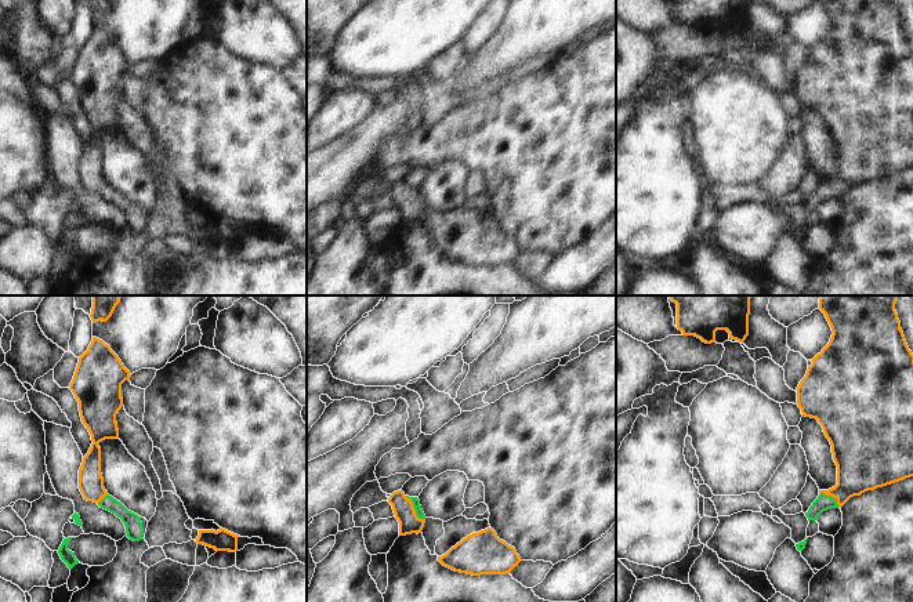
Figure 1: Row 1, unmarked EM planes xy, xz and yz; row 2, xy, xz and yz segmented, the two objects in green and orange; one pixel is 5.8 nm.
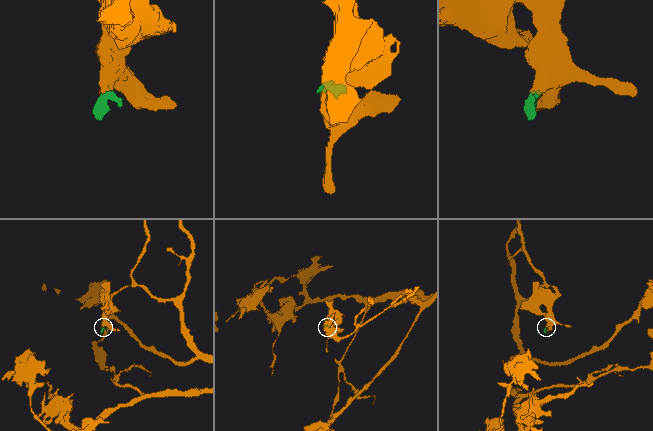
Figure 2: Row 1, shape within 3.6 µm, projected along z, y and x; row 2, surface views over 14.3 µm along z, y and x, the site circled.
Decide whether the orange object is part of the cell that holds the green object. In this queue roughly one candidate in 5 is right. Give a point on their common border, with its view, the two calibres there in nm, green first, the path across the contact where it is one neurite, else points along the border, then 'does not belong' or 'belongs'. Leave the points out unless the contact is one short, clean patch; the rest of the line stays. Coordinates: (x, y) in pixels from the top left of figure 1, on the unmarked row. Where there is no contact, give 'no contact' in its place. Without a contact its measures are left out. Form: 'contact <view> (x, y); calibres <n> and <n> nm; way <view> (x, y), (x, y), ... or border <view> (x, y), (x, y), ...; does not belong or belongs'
contact xz (415, 199); calibres 50 and 120 nm; way xz (416, 193), (415, 199), (404, 200); belongs

